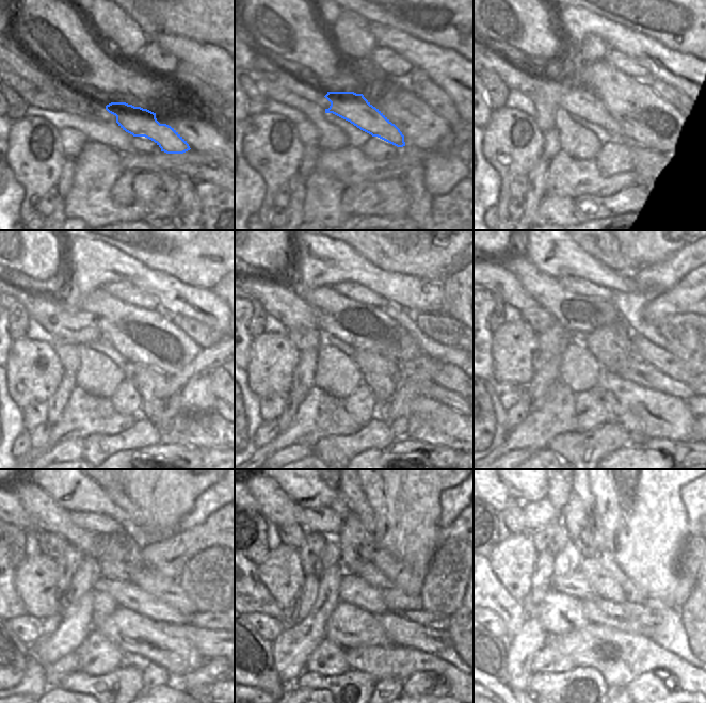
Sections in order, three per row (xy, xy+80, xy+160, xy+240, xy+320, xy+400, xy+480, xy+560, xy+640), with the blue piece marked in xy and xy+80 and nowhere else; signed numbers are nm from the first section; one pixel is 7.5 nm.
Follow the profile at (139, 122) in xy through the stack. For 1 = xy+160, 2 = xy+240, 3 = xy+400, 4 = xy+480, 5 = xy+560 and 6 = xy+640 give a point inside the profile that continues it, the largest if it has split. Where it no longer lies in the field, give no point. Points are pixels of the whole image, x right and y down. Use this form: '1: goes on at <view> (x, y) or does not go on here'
1: goes on at xy+160 (579, 100)
2: goes on at xy+240 (80, 328)
3: goes on at xy+400 (495, 274)
4: goes on at xy+480 (17, 515)
5: goes on at xy+560 (256, 502)
6: does not go on here

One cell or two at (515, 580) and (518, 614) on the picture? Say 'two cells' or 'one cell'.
two cells

